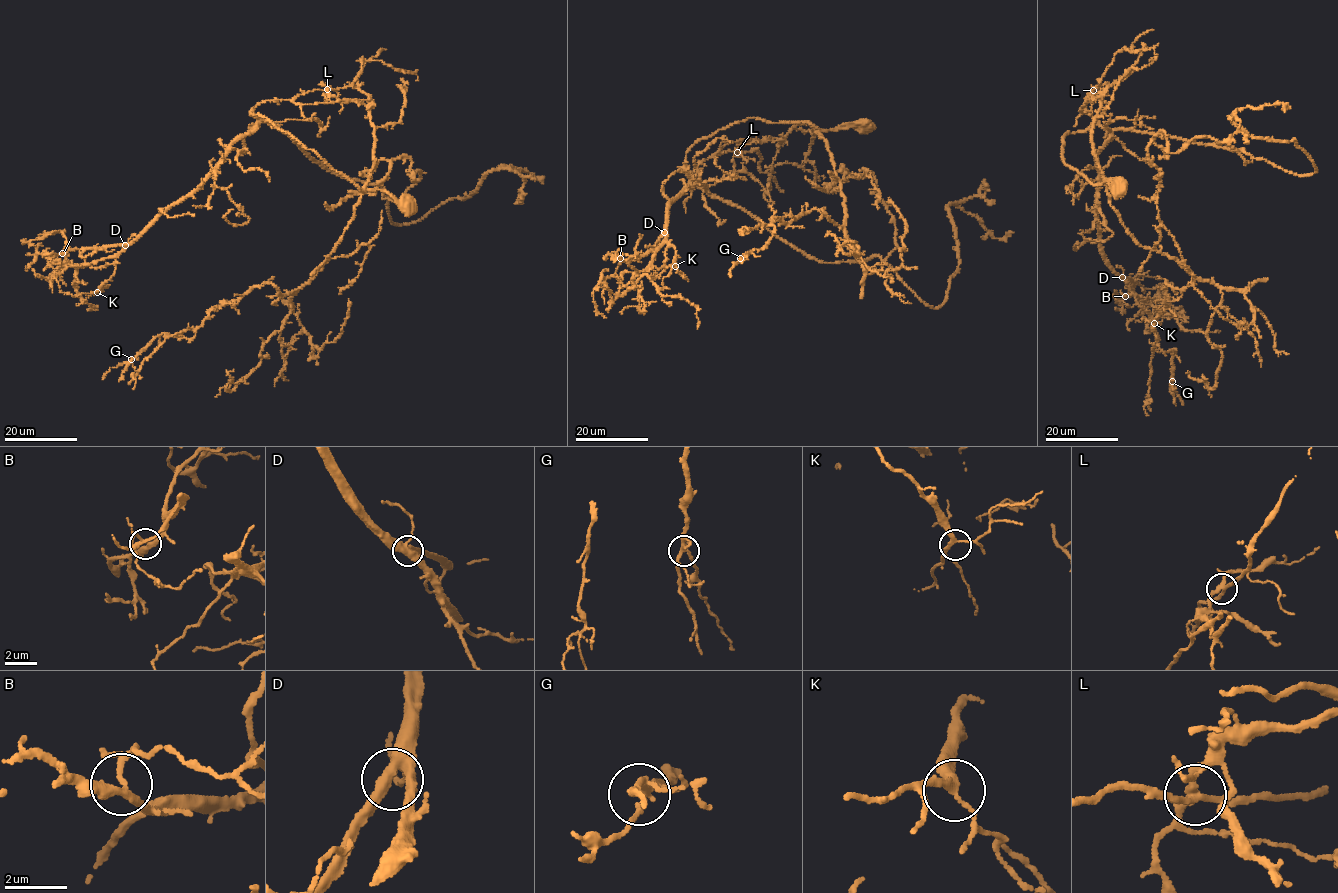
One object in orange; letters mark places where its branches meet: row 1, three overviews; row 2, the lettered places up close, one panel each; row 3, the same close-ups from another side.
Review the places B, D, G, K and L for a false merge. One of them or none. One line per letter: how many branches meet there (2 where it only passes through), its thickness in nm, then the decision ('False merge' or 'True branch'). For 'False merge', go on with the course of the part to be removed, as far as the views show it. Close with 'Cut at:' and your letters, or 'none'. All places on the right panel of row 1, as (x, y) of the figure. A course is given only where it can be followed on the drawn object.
B: Branches: 3. Thickness 240 nm. True branch
D: Branches: 4. Thickness 320 nm. True branch
G: Branches: 4. Thickness 220 nm. True branch
K: Branches: 3. Thickness 200 nm. True branch
L: Branches: 5. Thickness 240 nm. False merge. Course of the part to remove: (1093, 90), (1110, 205), (1135, 241), (1196, 279), (1165, 282), (1152, 326), (1162, 351), (1174, 349), (1184, 404)
Cut at: L

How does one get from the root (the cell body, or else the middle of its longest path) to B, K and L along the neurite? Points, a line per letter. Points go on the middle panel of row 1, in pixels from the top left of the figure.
B: (863, 125), (827, 130), (747, 118), (701, 138), (685, 162), (706, 188), (685, 186), (660, 240), (620, 258)
K: (863, 125), (827, 130), (747, 118), (701, 138), (685, 162), (706, 188), (692, 181), (668, 207), (675, 266)
L: (863, 125), (827, 130), (802, 121), (738, 121), (687, 152), (689, 179), (703, 160), (738, 152)

